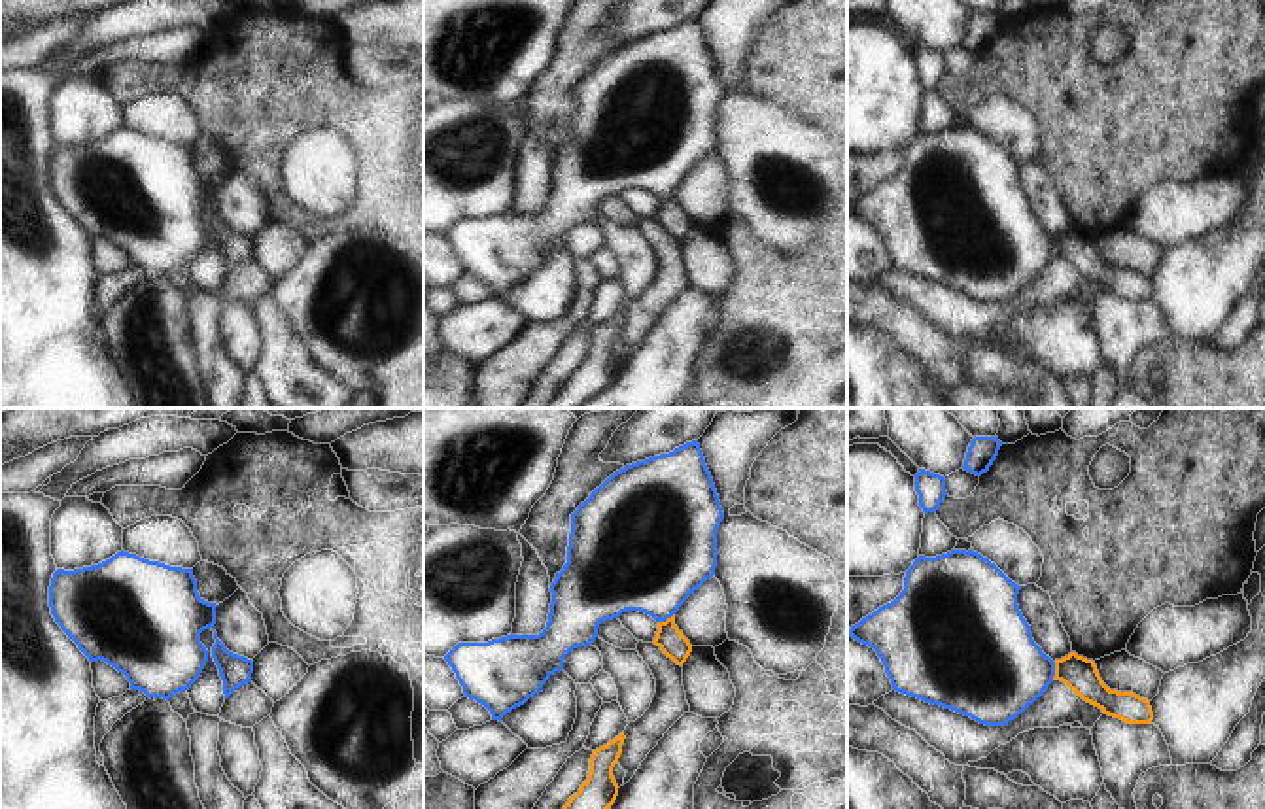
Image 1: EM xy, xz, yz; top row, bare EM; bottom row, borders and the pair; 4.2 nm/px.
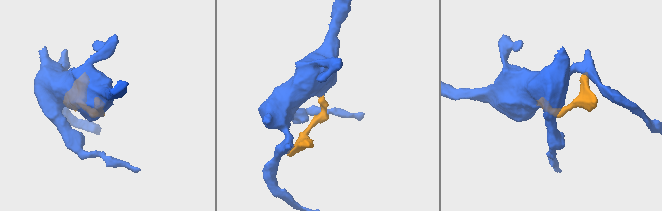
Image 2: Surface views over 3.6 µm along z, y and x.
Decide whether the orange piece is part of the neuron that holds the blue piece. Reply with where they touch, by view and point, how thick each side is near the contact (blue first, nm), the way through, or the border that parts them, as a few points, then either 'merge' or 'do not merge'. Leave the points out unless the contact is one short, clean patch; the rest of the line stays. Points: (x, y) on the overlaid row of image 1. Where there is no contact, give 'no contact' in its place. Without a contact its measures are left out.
yz (1054, 671) | 420/150 nm | merge

